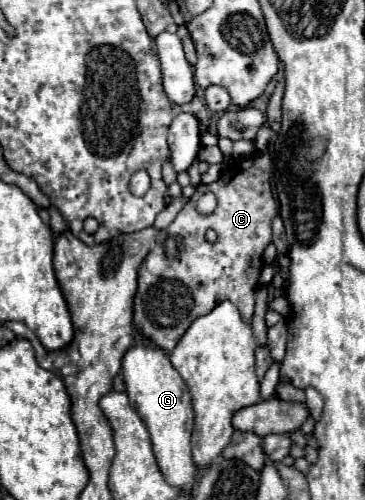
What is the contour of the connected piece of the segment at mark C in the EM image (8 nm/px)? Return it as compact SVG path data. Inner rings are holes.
M266 151L252 159L244 159L234 169L234 175L226 173L212 185L198 185L196 193L190 197L186 207L176 215L176 219L166 229L158 231L156 247L154 251L148 253L138 273L138 293L134 299L134 325L166 353L170 353L178 345L180 337L186 333L186 329L194 319L210 313L210 309L214 309L214 305L222 301L232 301L238 307L242 321L246 323L252 321L254 291L262 271L260 257L266 245L272 241L272 219L278 215L278 201L274 199L270 177L272 177L272 161ZM206 191L212 191L216 195L218 207L212 215L198 215L196 201ZM206 229L214 229L218 233L216 243L206 241L204 237Z

